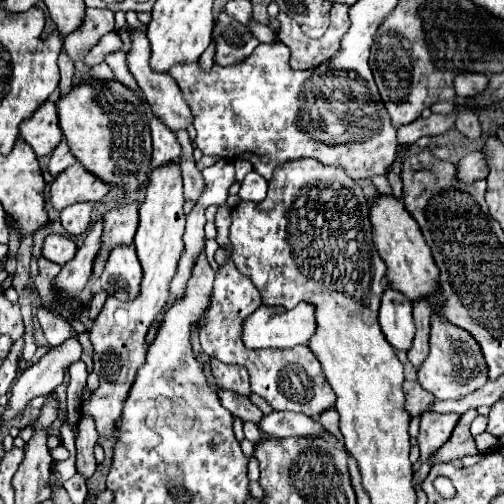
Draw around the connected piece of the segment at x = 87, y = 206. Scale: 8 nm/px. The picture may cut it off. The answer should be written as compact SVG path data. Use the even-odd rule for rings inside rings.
M78 202L78 204L72 204L72 206L64 208L60 212L64 230L72 236L82 234L90 224L90 214L92 214L92 204L90 202Z

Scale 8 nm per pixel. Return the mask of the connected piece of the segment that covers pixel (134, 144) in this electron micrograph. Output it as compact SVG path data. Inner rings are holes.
M88 74L82 80L56 100L58 126L64 140L76 160L104 182L124 190L140 188L140 184L148 182L148 160L152 158L152 140L142 98L118 80L100 80Z

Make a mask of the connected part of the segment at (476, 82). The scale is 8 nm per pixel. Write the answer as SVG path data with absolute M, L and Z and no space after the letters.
M462 72L462 74L458 74L454 78L454 90L464 100L484 92L486 86L488 86L488 78L484 74L480 74L480 72L474 72L474 74L472 72Z

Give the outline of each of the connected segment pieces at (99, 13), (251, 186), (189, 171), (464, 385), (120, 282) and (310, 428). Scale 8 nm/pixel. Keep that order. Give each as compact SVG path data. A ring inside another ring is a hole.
M86 8L82 24L66 36L64 50L74 62L84 60L90 48L96 46L98 40L108 32L114 32L114 12Z
M248 172L246 178L240 182L238 196L244 202L260 202L266 196L266 188L268 188L268 182L260 174Z
M180 156L180 170L182 170L182 184L184 184L184 198L186 200L198 200L200 192L204 190L204 180L200 176L200 170L194 164L194 158Z
M432 318L432 332L430 332L430 354L422 368L418 370L418 382L424 390L434 394L438 400L458 400L478 388L482 388L488 380L488 366L484 364L484 356L480 346L468 332L456 328L454 324L444 324L442 320Z
M120 244L110 250L104 270L100 274L100 282L110 296L116 296L118 300L130 300L138 292L140 276L142 268L134 246Z
M272 412L266 414L260 422L260 430L270 436L290 438L290 436L316 436L320 438L324 434L324 426L304 414L296 412Z

